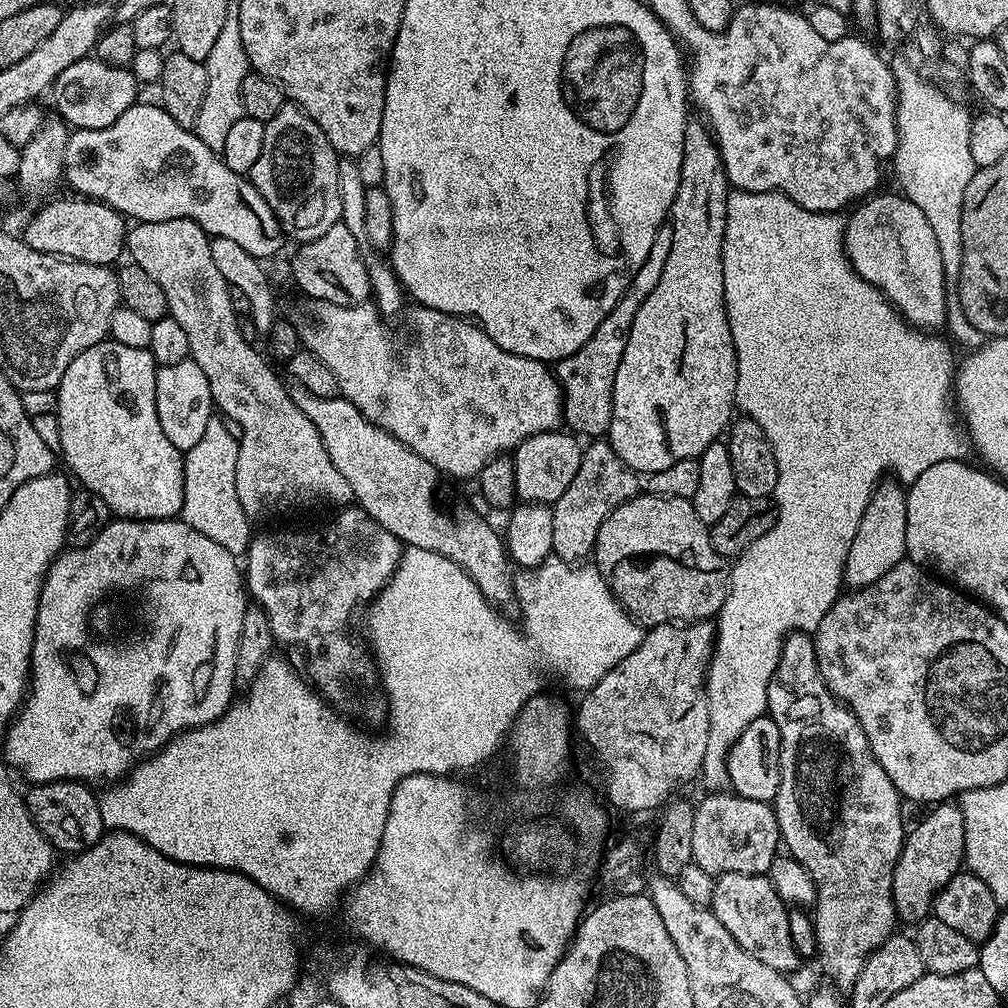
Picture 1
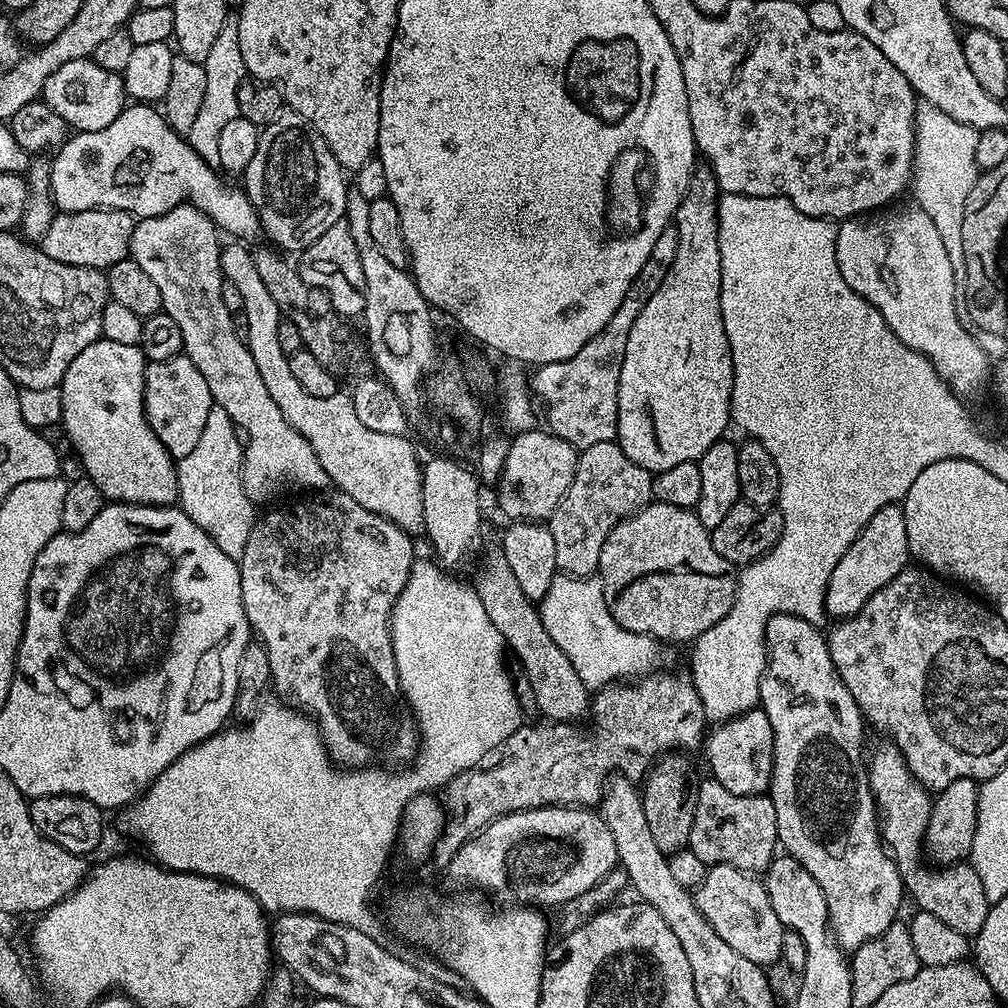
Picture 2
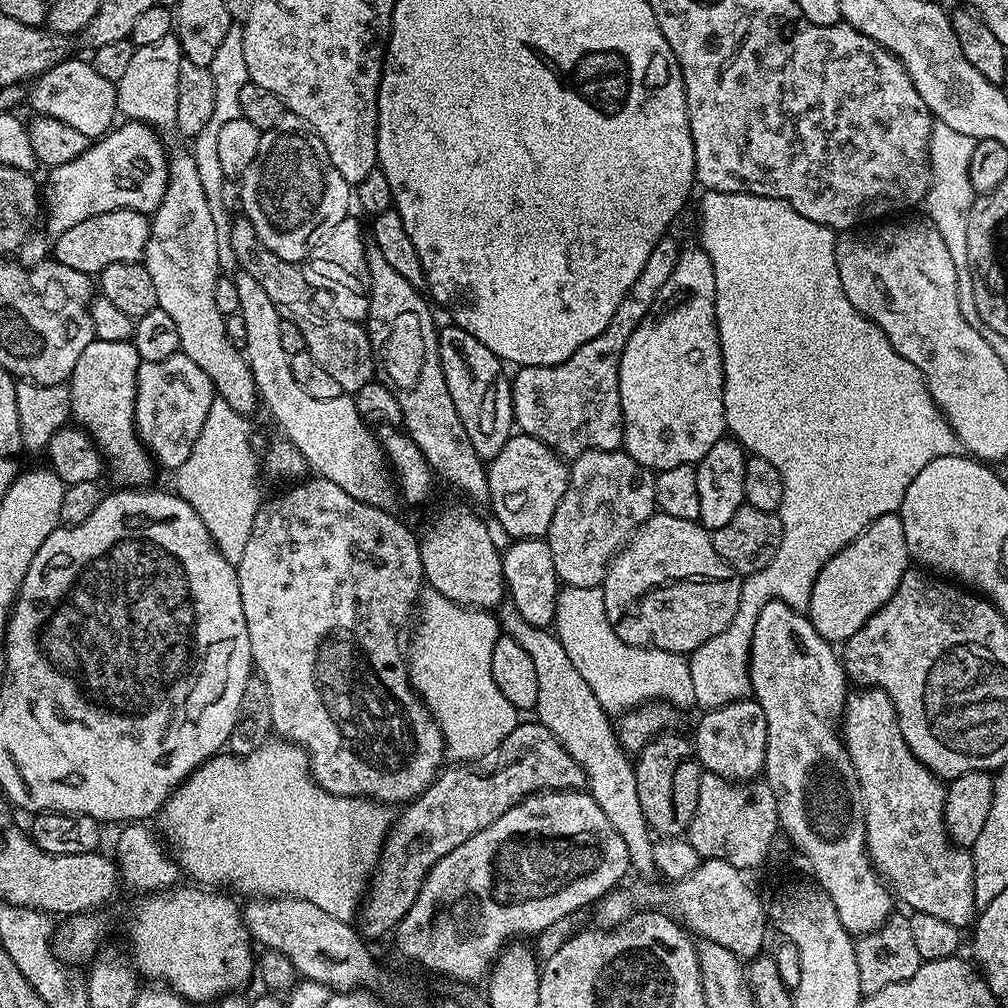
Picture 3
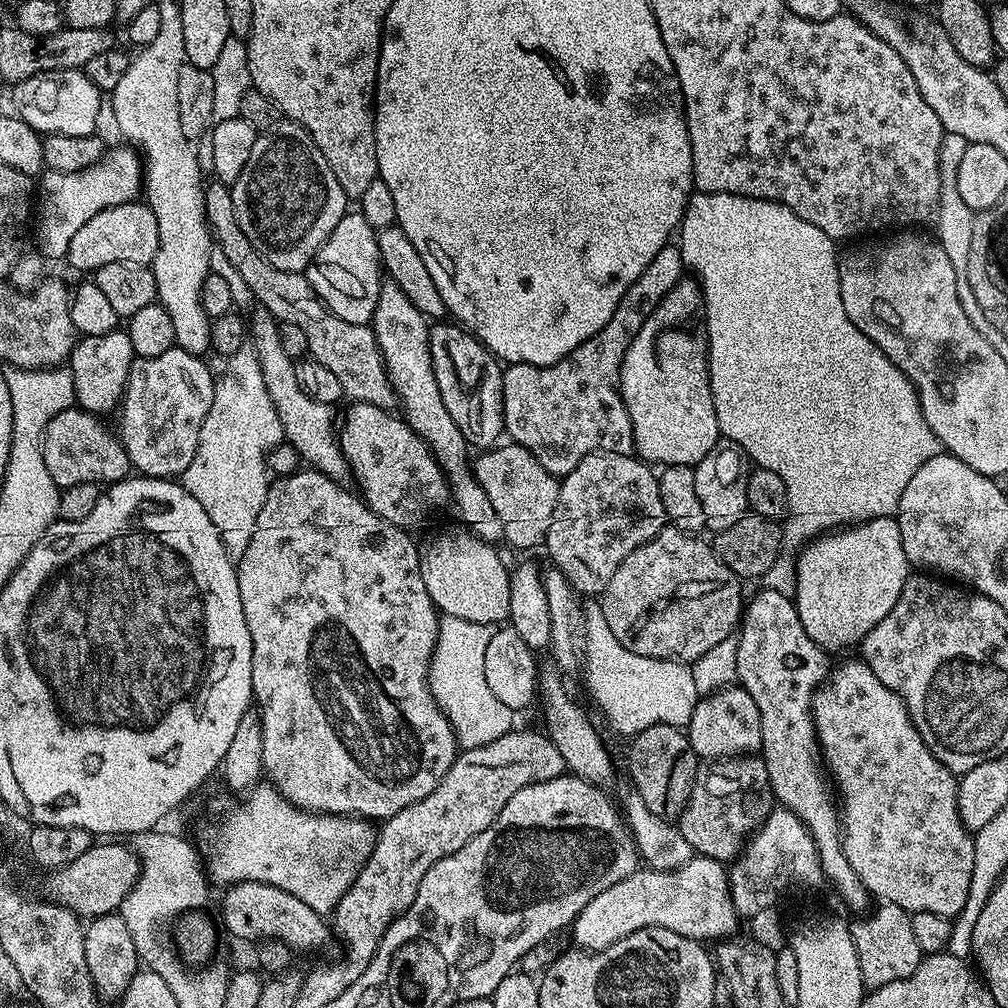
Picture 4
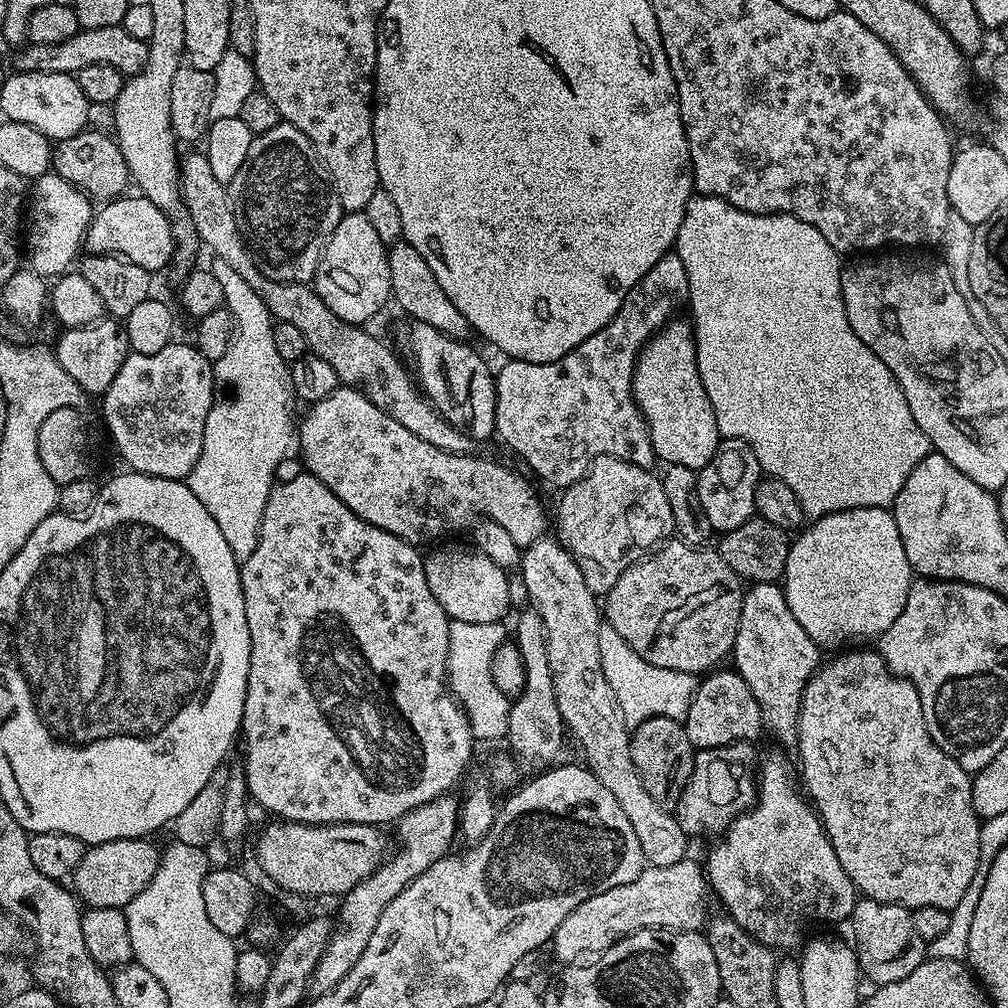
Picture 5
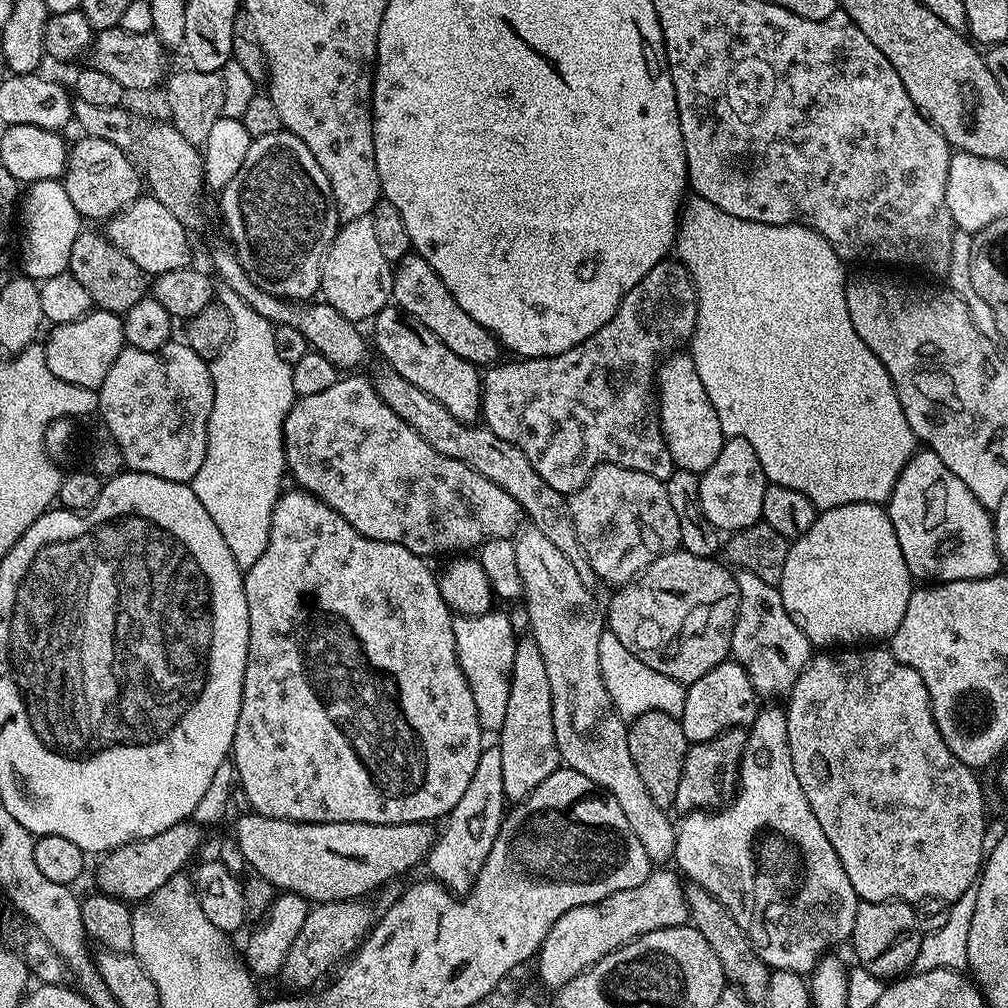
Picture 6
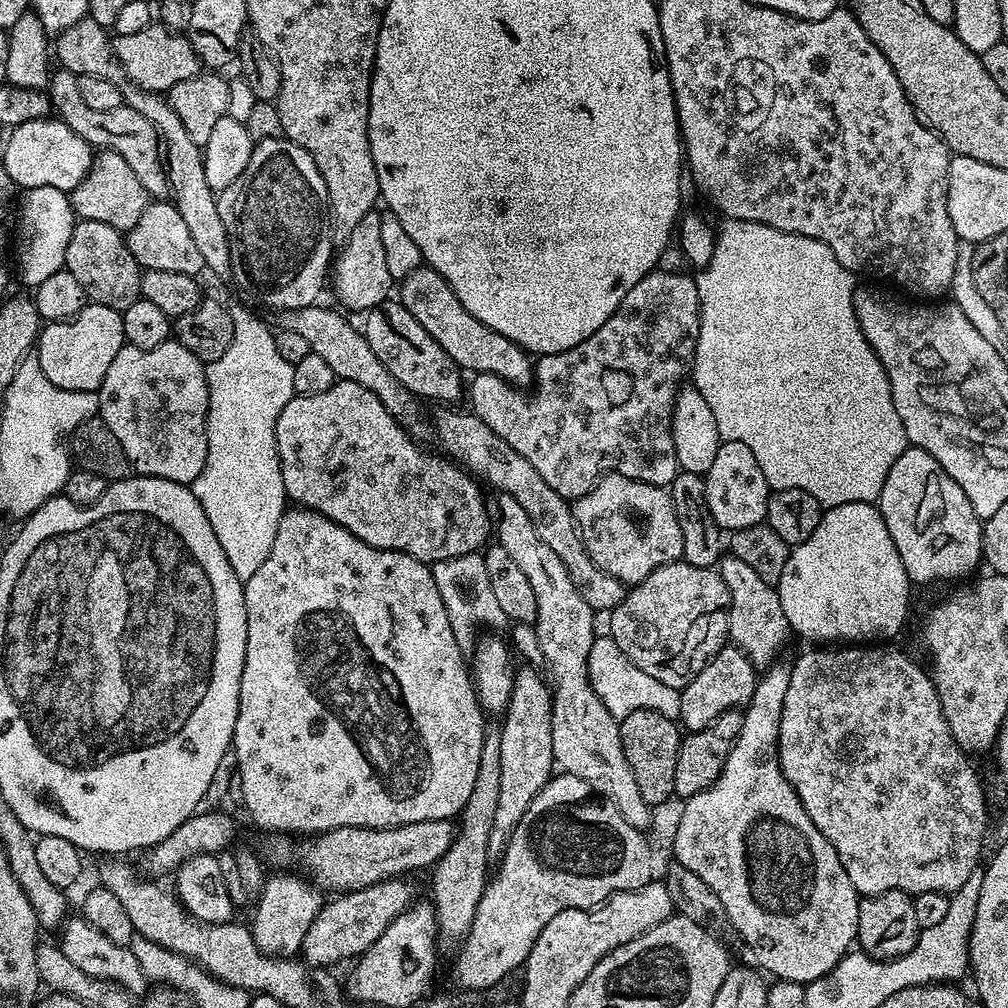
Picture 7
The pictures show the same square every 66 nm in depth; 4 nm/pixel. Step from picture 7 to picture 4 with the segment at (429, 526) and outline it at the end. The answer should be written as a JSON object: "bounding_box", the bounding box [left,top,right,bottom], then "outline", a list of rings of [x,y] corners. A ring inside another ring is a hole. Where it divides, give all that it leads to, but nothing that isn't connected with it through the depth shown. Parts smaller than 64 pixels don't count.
{"bounding_box":[338,402,560,548],"outline":[[[355,402],[347,405],[348,413],[344,416],[338,428],[338,441],[345,459],[348,461],[351,479],[360,483],[359,495],[374,514],[386,518],[394,526],[405,530],[413,530],[423,522],[427,516],[432,516],[444,503],[449,503],[448,479],[438,462],[432,456],[425,440],[408,425],[407,420],[393,414],[389,409],[379,408],[373,404],[358,404]],[[504,443],[481,451],[477,460],[475,457],[476,480],[482,490],[486,490],[494,510],[498,510],[498,518],[502,518],[504,540],[516,548],[541,547],[548,533],[550,518],[554,518],[554,506],[558,506],[560,480],[548,473],[546,466],[538,462],[530,449],[521,444]]]}

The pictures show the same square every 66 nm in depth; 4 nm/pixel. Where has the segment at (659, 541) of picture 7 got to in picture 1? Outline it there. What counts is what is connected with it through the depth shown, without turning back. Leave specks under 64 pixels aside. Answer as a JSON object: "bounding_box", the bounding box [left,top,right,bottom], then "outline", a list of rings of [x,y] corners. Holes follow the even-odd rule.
{"bounding_box":[551,438,642,561],"outline":[[[596,438],[589,444],[592,445],[584,448],[578,474],[574,474],[574,479],[570,481],[570,486],[566,486],[562,498],[551,505],[556,519],[552,551],[557,560],[587,561],[584,559],[593,555],[602,522],[606,522],[606,518],[617,506],[632,499],[642,488],[641,477],[628,468],[622,458],[618,458],[607,439]]]}

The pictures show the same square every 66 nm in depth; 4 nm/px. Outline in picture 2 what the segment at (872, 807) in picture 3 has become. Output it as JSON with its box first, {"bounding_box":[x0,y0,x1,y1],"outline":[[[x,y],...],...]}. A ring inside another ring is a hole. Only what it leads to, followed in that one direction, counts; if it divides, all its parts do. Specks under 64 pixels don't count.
{"bounding_box":[866,742,990,938],"outline":[[[884,742],[884,745],[870,756],[866,767],[868,785],[876,795],[880,834],[892,859],[896,861],[896,869],[904,879],[905,893],[916,903],[915,907],[919,911],[934,914],[934,918],[946,922],[946,926],[958,930],[958,934],[969,938],[976,937],[986,923],[986,914],[990,907],[986,890],[982,890],[982,878],[978,878],[971,863],[929,866],[922,855],[924,831],[928,825],[933,801],[928,789],[916,781],[914,774],[910,774],[903,754],[891,742]]]}

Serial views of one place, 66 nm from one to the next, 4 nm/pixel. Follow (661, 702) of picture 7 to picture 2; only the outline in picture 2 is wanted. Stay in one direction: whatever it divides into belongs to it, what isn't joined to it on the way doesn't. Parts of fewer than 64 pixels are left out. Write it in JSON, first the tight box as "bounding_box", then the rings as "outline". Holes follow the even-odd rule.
{"bounding_box":[538,574,661,690],"outline":[[[557,574],[550,590],[539,601],[538,611],[548,632],[560,642],[566,658],[578,670],[578,678],[582,678],[589,690],[607,688],[613,682],[629,678],[643,678],[661,667],[661,641],[626,630],[614,622],[598,578]]]}

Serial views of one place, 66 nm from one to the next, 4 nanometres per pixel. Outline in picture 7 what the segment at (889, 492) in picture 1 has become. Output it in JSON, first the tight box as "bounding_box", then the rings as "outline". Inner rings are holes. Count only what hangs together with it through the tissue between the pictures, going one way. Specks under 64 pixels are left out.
{"bounding_box":[774,502,910,642],"outline":[[[846,502],[827,509],[814,534],[789,551],[782,578],[774,587],[789,629],[804,640],[816,640],[812,642],[888,642],[908,620],[910,581],[906,566],[898,558],[898,546],[894,546],[894,538],[890,538],[890,530],[886,530],[875,503]]]}

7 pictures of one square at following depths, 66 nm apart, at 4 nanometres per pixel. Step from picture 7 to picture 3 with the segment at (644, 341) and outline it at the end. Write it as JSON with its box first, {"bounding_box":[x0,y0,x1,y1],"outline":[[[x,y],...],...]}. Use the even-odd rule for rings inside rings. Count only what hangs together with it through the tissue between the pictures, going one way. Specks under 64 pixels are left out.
{"bounding_box":[511,238,682,458],"outline":[[[665,238],[650,250],[650,258],[646,258],[646,266],[642,266],[642,274],[634,278],[634,286],[622,298],[618,310],[614,310],[614,318],[610,318],[610,326],[598,334],[598,338],[590,338],[586,346],[578,346],[566,362],[541,368],[520,368],[517,376],[511,377],[512,415],[514,424],[523,435],[538,438],[544,444],[555,448],[565,458],[575,458],[590,450],[617,451],[624,443],[624,419],[620,409],[620,363],[626,350],[626,342],[630,342],[630,334],[638,330],[638,326],[653,311],[652,303],[660,300],[662,286],[666,286],[666,278],[674,274],[674,266],[678,266],[678,258],[682,251],[671,238]]]}

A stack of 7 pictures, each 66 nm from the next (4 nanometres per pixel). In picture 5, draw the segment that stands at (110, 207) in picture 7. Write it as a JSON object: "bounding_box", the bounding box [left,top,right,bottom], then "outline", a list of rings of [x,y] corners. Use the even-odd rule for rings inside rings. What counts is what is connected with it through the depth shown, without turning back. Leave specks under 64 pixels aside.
{"bounding_box":[51,130,130,202],"outline":[[[85,130],[65,140],[55,141],[52,149],[51,171],[61,176],[66,182],[88,194],[93,201],[107,202],[125,195],[127,184],[130,184],[130,173],[122,158],[119,143],[104,132]]]}

